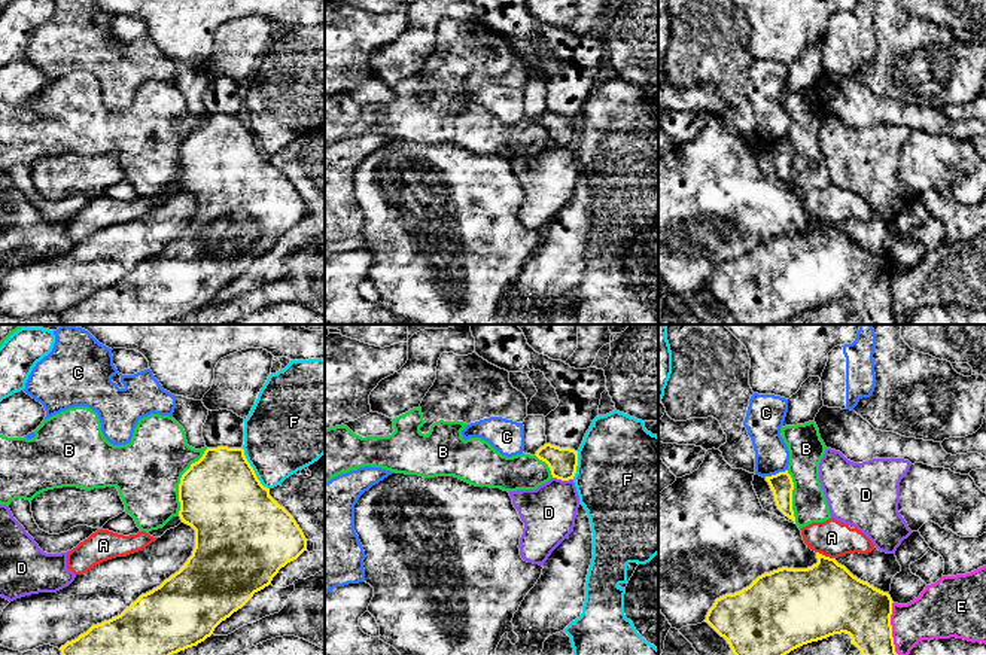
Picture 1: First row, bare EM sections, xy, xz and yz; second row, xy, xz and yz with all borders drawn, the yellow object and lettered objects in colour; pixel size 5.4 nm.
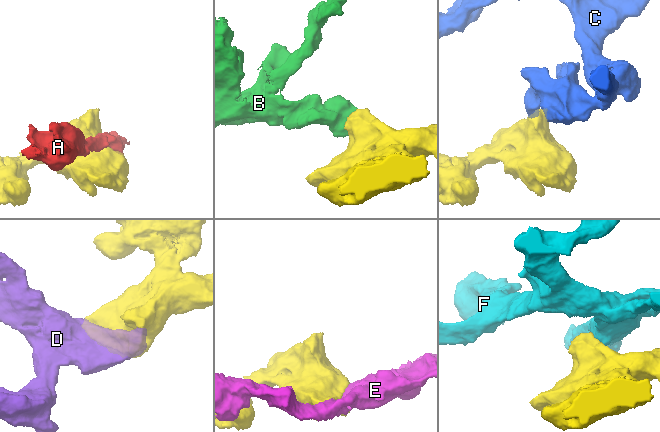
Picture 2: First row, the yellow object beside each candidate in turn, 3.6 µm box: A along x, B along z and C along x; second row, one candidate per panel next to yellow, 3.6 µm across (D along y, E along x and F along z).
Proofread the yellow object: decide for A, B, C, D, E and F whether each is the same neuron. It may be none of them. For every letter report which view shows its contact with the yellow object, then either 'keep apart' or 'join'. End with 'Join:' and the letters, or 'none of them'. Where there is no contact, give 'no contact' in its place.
A: yz | keep apart
B: xy | keep apart
C: yz | keep apart
D: xz | keep apart
E: yz | keep apart
F: xy | keep apart
Join: none of them

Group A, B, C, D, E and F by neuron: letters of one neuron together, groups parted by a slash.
A / B / C / D / E / F

